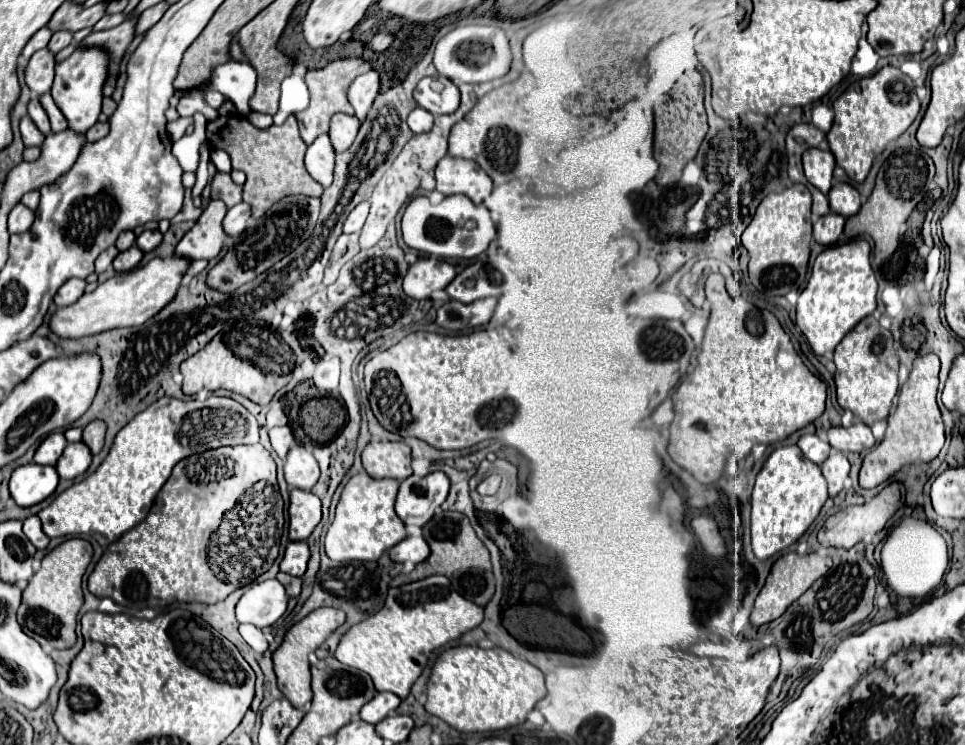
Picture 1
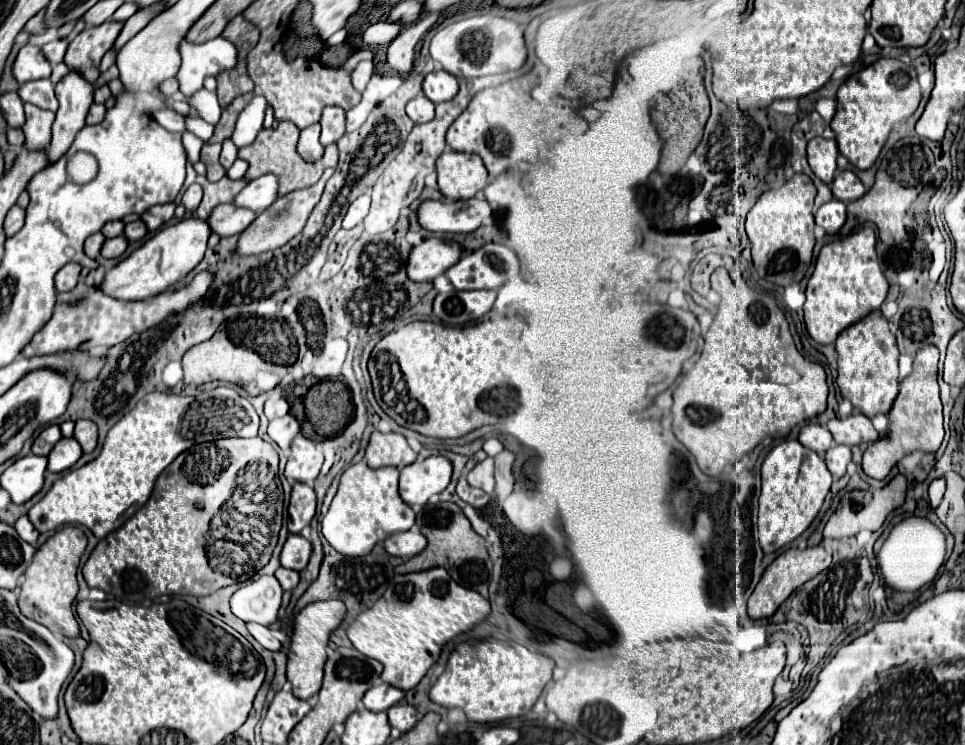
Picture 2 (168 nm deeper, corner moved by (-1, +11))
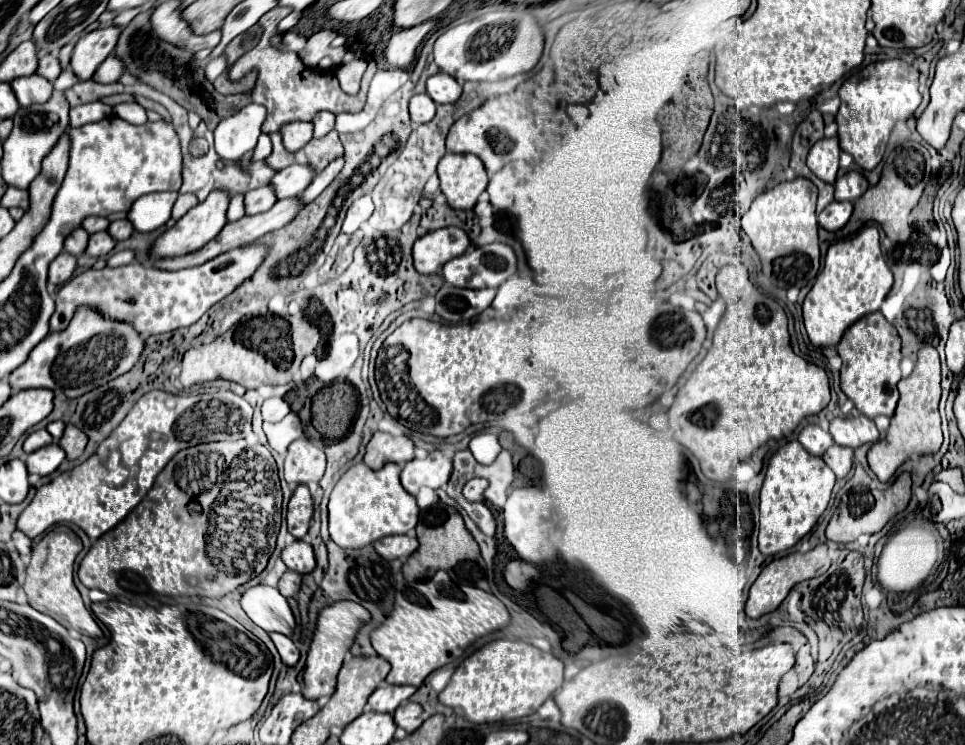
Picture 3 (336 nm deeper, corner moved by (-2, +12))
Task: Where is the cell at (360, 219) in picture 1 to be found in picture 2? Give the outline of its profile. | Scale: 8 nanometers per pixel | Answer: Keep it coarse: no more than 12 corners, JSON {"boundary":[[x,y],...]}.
{"boundary":[[368,194],[356,198],[344,216],[342,228],[354,228],[366,218]]}

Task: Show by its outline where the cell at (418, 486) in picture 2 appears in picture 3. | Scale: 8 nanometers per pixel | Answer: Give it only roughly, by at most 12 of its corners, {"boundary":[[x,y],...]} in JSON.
{"boundary":[[441,451],[411,459],[401,485],[411,495],[439,489],[453,465]]}

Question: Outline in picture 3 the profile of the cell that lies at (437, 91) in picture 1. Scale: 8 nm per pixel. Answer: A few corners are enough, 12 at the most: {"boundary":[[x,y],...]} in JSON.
{"boundary":[[441,71],[427,79],[435,103],[455,103],[461,85]]}

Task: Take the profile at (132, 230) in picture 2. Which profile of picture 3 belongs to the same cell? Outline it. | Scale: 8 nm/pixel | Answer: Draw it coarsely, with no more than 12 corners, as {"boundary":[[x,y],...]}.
{"boundary":[[127,219],[113,221],[107,227],[115,241],[127,239],[133,231]]}

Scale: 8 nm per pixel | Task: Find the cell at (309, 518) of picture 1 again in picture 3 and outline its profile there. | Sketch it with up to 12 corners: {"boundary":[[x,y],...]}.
{"boundary":[[299,485],[287,507],[287,527],[303,539],[313,517],[313,499]]}

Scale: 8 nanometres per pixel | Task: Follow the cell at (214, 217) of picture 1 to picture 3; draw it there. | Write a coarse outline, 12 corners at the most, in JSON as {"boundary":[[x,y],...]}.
{"boundary":[[273,185],[245,195],[247,215],[269,211],[275,205]]}

